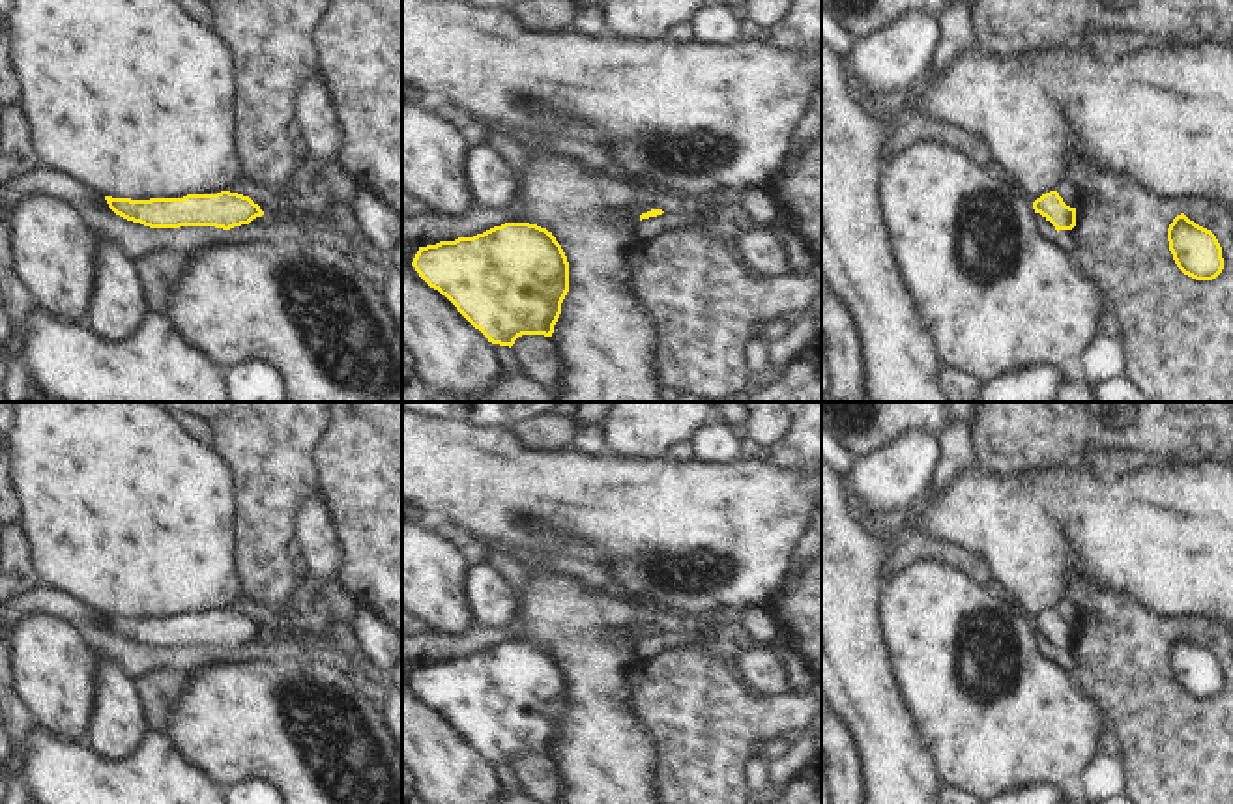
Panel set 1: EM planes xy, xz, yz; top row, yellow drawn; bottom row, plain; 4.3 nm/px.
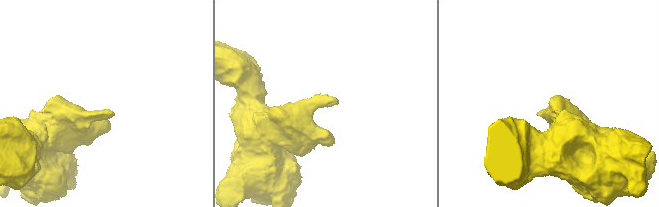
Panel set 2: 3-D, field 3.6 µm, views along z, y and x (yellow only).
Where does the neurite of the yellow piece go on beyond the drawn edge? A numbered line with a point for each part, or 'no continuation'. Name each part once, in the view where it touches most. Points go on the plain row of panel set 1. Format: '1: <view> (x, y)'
no continuation

